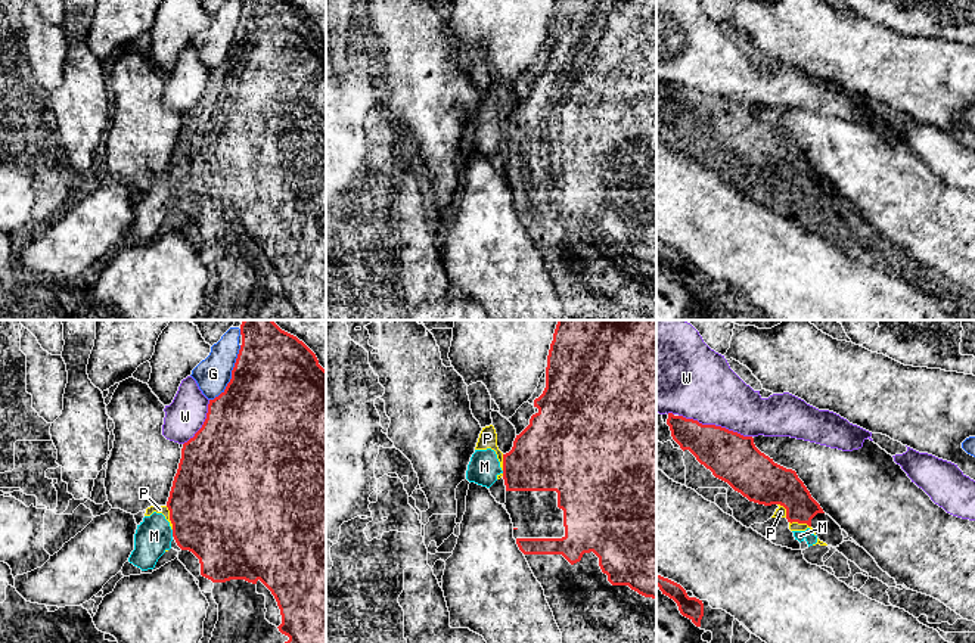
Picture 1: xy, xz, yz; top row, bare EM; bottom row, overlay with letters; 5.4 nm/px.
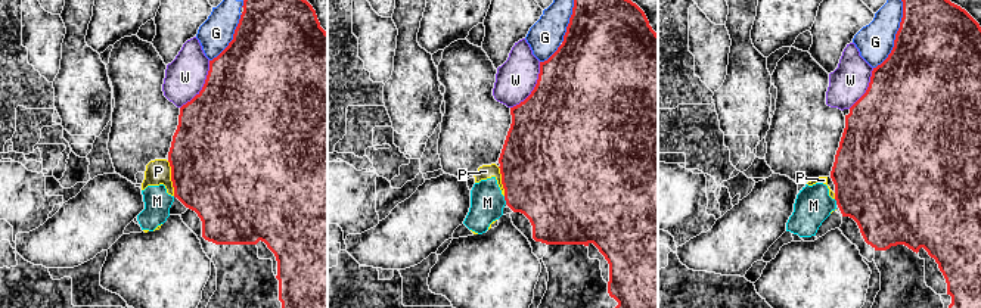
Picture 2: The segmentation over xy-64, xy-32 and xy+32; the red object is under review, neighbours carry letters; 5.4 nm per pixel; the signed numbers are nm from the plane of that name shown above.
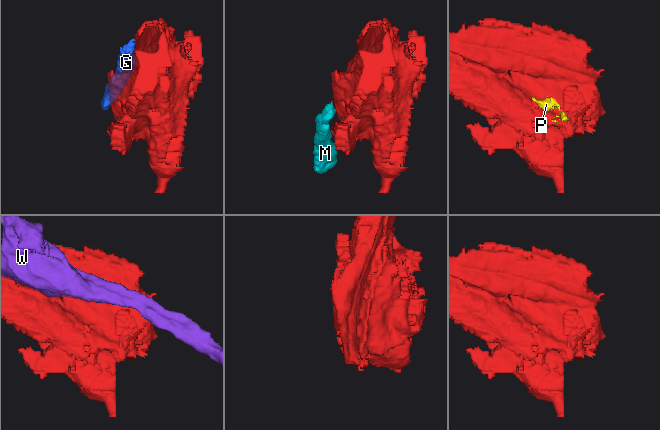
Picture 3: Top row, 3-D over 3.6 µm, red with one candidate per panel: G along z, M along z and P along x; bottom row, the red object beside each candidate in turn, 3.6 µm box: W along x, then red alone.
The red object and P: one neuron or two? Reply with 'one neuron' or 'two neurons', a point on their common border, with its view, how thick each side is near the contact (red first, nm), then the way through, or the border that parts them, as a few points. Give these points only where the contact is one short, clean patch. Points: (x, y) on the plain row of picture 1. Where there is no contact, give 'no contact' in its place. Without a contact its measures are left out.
two neurons | xy (170, 188) | 500/50 nm | along xy (165, 176), (173, 198)

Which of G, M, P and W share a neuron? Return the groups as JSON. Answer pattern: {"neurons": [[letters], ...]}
{"neurons": [["G"], ["M", "P"], ["W"]]}

